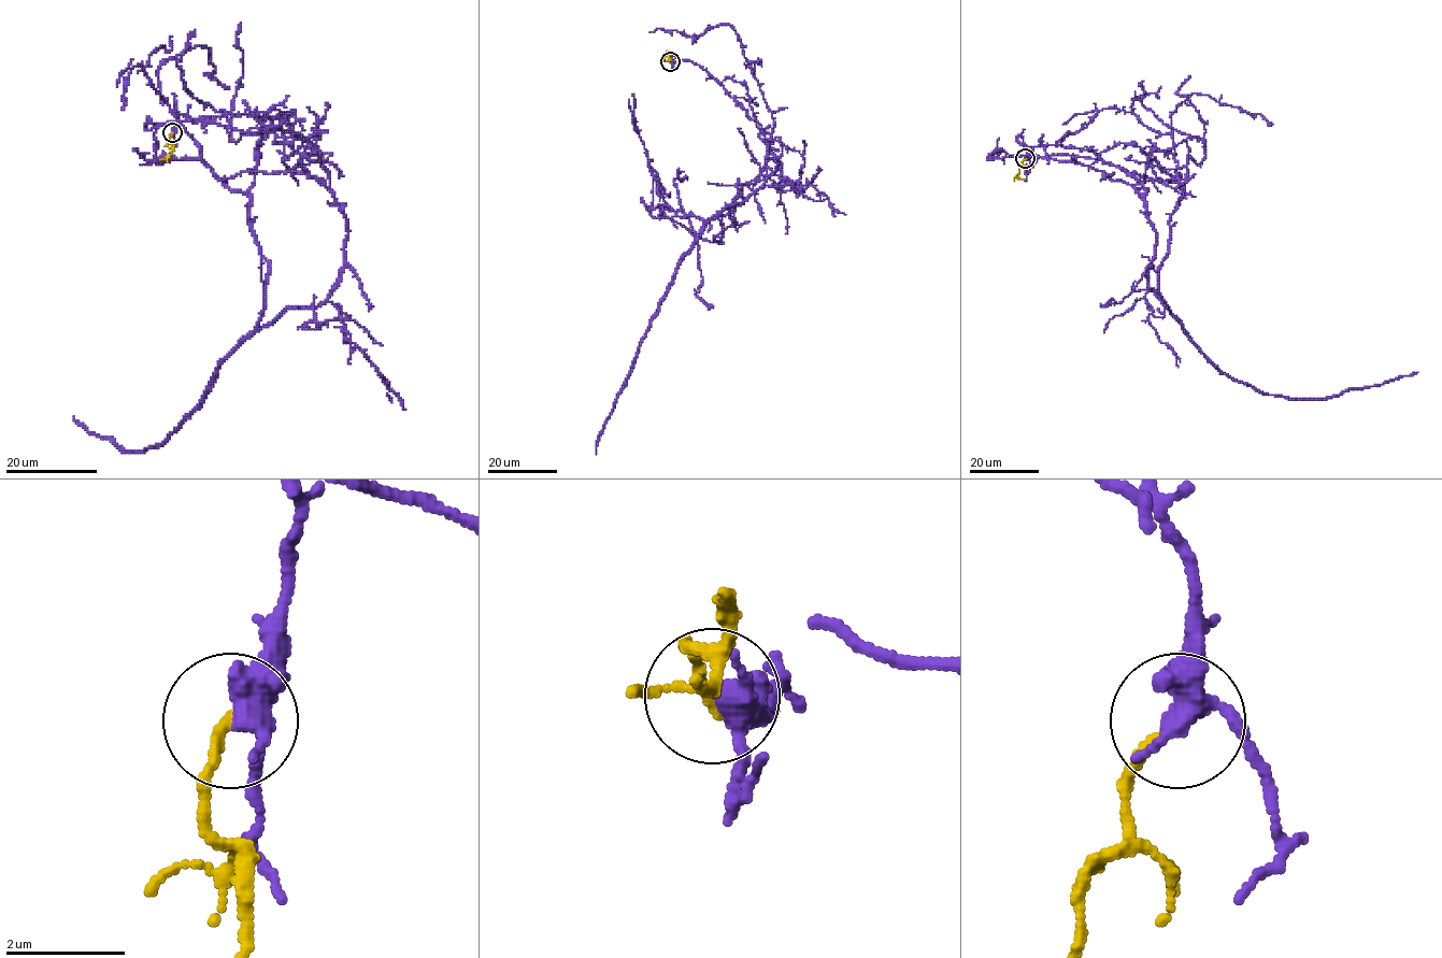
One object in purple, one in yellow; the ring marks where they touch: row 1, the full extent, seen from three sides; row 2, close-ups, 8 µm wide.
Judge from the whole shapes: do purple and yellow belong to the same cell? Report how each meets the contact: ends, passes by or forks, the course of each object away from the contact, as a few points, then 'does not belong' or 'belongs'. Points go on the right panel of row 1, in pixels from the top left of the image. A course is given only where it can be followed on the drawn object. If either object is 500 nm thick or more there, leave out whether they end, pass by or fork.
purple passes by; yellow ends there; purple runs (1025, 159), (1019, 134), (1139, 181), (1166, 304), (1170, 114), (1205, 94), (1271, 124); yellow runs (1025, 159), (1018, 174), (1024, 179); does not belong

